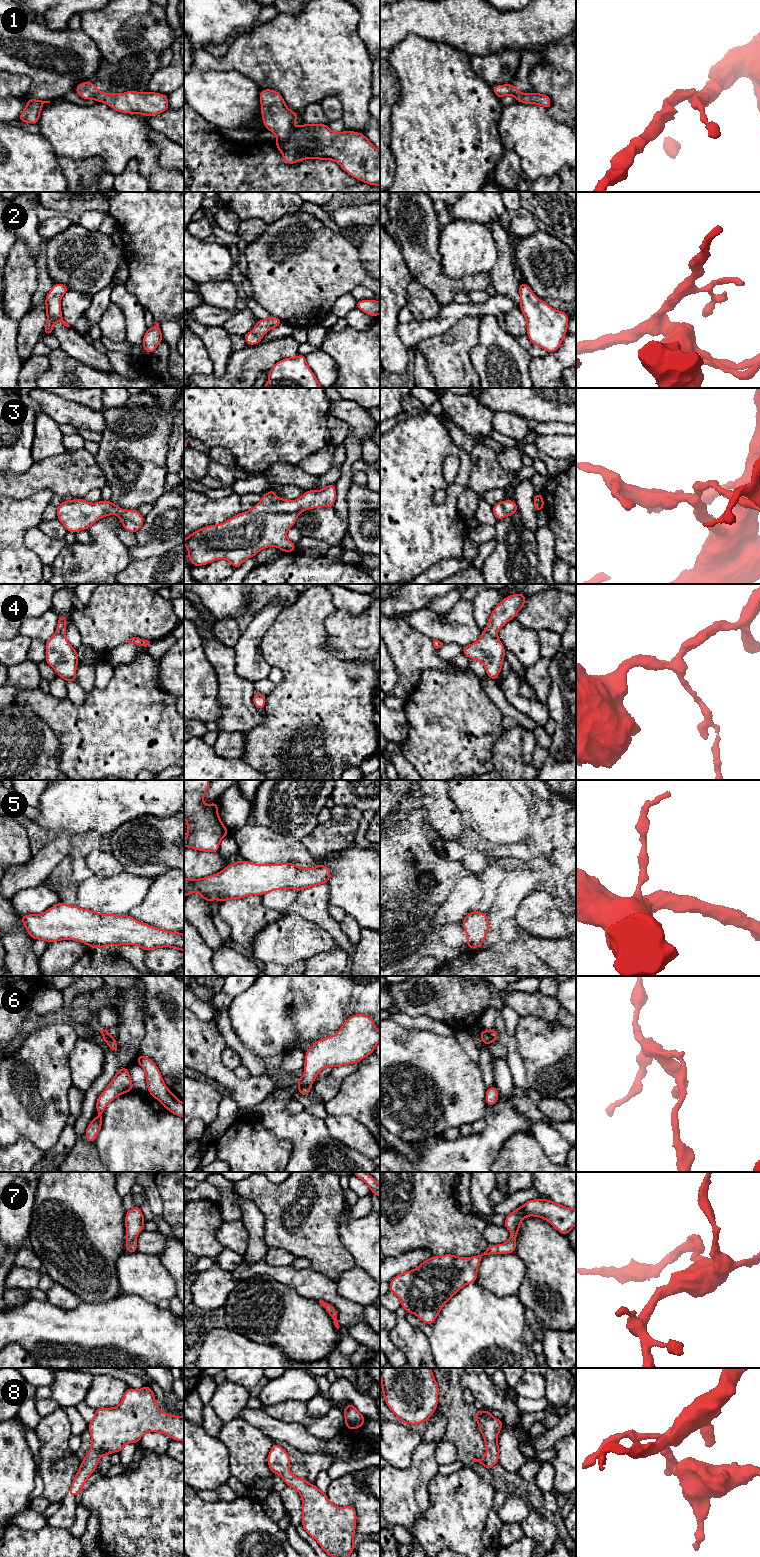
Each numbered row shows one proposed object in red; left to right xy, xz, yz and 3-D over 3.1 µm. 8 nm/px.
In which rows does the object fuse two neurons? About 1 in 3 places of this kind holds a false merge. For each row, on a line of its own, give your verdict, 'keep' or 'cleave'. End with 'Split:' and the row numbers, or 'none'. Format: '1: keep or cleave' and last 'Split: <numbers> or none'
1: cleave
2: keep
3: keep
4: keep
5: keep
6: cleave
7: keep
8: keep
Split: 1, 6

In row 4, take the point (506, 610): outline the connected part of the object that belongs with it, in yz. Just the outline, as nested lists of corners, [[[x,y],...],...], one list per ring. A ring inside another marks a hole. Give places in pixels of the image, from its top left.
[[[520,592],[505,597],[493,609],[489,624],[481,632],[479,640],[462,647],[462,653],[465,656],[483,663],[487,676],[495,682],[497,682],[497,677],[502,670],[506,652],[502,642],[498,638],[497,632],[508,621],[515,618],[524,607],[527,597]]]

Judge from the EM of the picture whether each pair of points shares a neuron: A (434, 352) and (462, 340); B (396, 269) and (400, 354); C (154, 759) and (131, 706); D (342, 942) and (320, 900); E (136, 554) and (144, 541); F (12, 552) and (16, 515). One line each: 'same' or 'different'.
A: same
B: same
C: same
D: same
E: same
F: same

